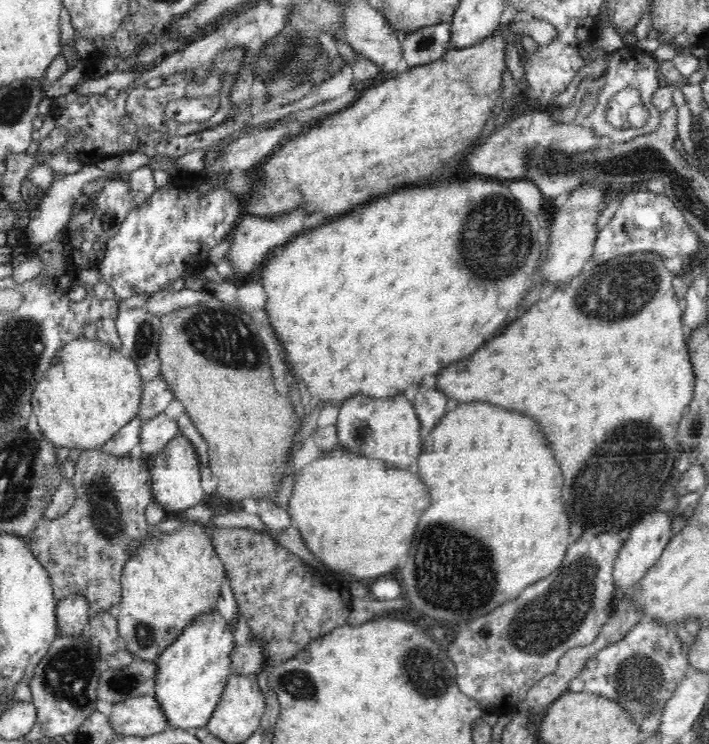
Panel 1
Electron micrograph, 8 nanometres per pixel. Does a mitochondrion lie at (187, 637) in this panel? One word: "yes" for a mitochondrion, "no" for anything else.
no

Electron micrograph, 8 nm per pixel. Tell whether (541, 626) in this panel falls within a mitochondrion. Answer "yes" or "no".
yes

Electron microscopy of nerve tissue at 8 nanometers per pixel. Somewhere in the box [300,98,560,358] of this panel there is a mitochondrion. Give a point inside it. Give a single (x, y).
(496, 224)

